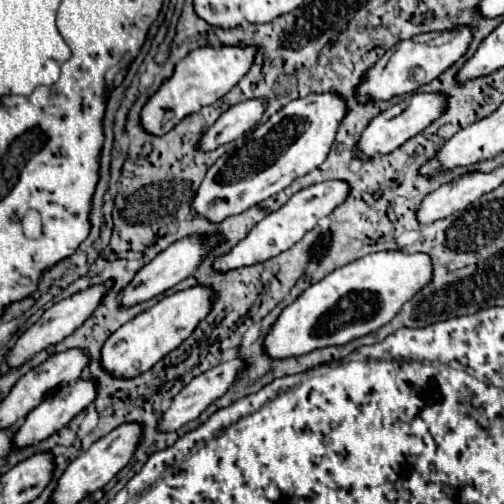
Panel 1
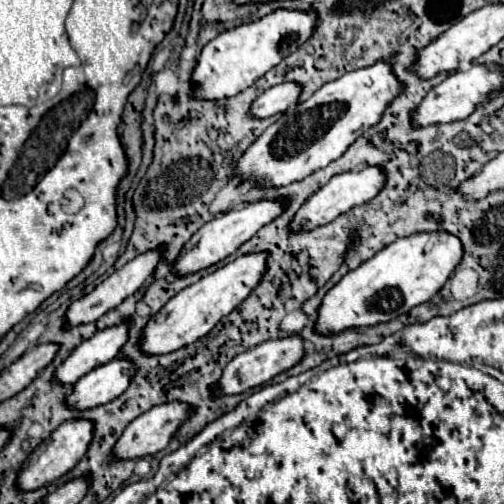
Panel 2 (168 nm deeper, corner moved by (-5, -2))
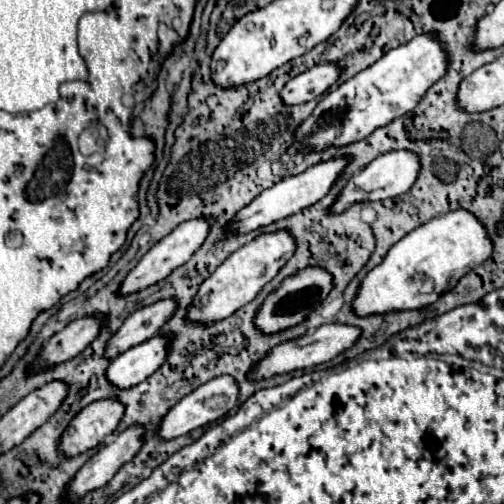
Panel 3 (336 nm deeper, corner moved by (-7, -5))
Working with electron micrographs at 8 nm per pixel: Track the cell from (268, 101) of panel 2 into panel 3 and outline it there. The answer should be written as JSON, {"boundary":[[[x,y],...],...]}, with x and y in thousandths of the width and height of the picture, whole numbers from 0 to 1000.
{"boundary":[[[663,125],[627,129],[611,141],[595,145],[591,153],[575,157],[560,173],[556,196],[563,208],[595,208],[595,204],[619,200],[623,192],[635,192],[655,169],[667,165],[671,145],[675,145],[675,137]]]}

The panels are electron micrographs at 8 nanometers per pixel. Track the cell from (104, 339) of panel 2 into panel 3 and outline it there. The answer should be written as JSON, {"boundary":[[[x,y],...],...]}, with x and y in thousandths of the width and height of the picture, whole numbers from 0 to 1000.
{"boundary":[[[325,593],[254,625],[242,649],[214,673],[206,688],[206,708],[226,712],[238,700],[254,696],[258,688],[278,685],[298,669],[306,669],[325,645],[325,637],[345,621],[345,613],[349,613],[349,597]]]}

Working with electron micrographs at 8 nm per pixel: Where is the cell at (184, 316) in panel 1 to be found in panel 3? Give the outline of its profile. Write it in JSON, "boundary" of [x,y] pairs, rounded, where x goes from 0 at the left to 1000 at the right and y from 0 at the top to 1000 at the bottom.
{"boundary":[[[571,458],[548,462],[520,462],[512,474],[488,482],[472,498],[464,498],[393,573],[381,605],[369,617],[369,633],[393,645],[421,645],[425,637],[448,633],[452,625],[468,621],[476,609],[496,601],[516,573],[536,562],[548,542],[563,530],[563,522],[583,502],[583,474]]]}

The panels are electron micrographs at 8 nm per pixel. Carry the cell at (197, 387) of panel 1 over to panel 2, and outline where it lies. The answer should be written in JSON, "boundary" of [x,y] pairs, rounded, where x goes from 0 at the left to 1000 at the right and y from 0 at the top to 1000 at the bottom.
{"boundary":[[[575,663],[575,667],[563,667],[563,671],[548,671],[548,675],[528,675],[528,679],[512,683],[508,690],[472,702],[448,726],[440,754],[425,770],[425,782],[429,786],[437,786],[437,782],[476,782],[476,778],[488,778],[504,766],[520,766],[532,754],[540,754],[548,742],[567,738],[579,726],[587,726],[603,710],[603,702],[607,702],[607,687],[603,687],[603,675],[591,663]]]}

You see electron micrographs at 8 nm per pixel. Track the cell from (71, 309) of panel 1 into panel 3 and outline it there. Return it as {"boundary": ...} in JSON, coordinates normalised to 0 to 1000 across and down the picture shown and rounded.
{"boundary":[[[381,435],[381,438],[365,438],[361,446],[353,446],[337,466],[329,466],[321,478],[313,478],[278,518],[274,526],[250,546],[250,554],[242,558],[238,573],[234,573],[234,585],[238,589],[250,589],[250,585],[262,585],[262,581],[274,581],[321,554],[329,554],[349,530],[365,526],[381,506],[385,498],[401,486],[401,478],[409,474],[413,466],[413,454],[417,454],[417,442],[409,435]]]}

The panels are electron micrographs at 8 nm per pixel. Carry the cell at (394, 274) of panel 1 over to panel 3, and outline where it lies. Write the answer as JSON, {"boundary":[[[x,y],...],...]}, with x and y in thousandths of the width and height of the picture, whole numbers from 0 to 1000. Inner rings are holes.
{"boundary":[[[913,415],[873,427],[798,470],[786,486],[774,490],[758,522],[726,542],[698,597],[698,617],[710,629],[726,629],[837,613],[861,601],[877,581],[893,577],[913,558],[913,550],[960,522],[972,502],[976,482],[968,482],[960,450],[952,450],[952,438],[940,427],[929,427],[929,419]],[[845,554],[861,558],[861,577],[849,585],[833,585],[829,573],[841,565]]]}

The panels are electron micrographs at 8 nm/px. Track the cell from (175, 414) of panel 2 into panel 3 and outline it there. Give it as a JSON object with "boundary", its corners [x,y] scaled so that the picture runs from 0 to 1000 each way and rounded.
{"boundary":[[[440,744],[440,748],[429,748],[405,764],[397,764],[389,776],[381,776],[377,784],[361,788],[317,835],[317,847],[313,847],[313,867],[325,871],[325,875],[337,875],[337,871],[349,871],[357,863],[369,863],[409,839],[421,839],[437,827],[444,827],[464,804],[468,804],[468,792],[472,792],[472,764],[460,748],[452,744]]]}

